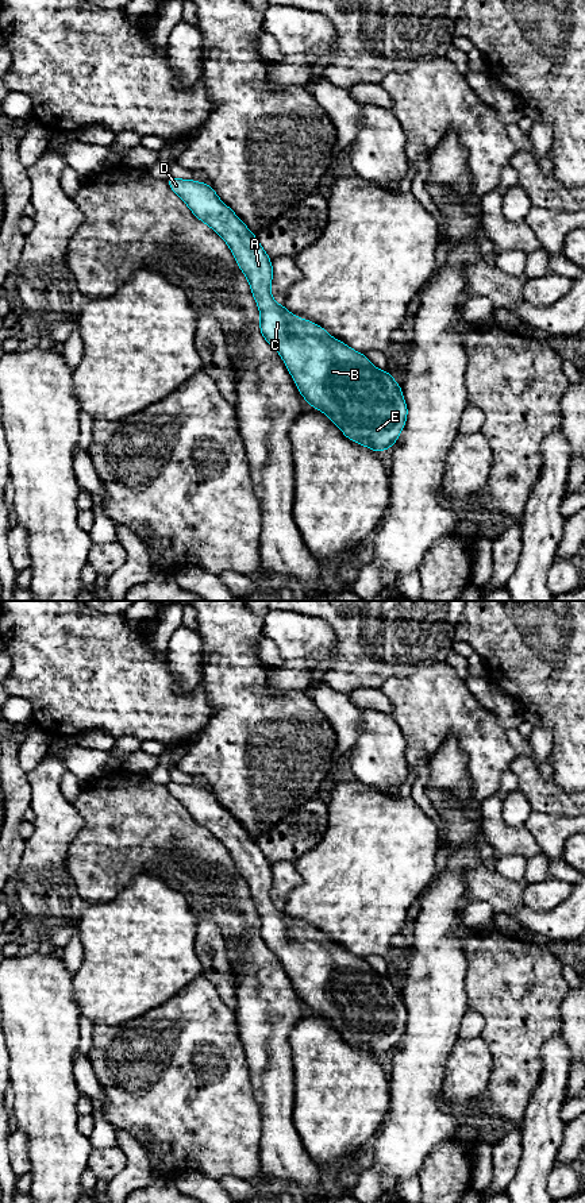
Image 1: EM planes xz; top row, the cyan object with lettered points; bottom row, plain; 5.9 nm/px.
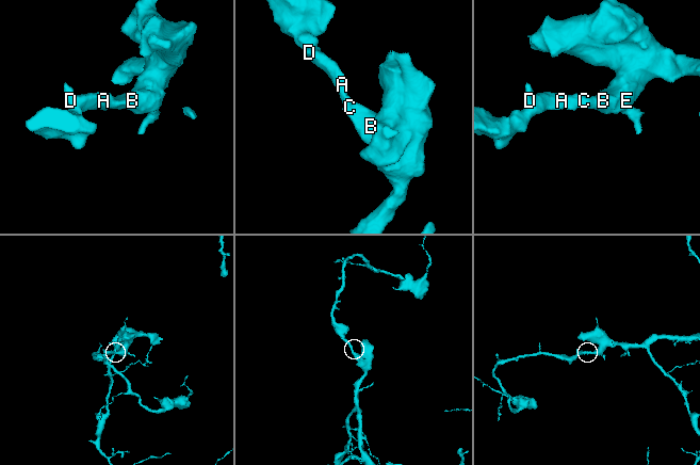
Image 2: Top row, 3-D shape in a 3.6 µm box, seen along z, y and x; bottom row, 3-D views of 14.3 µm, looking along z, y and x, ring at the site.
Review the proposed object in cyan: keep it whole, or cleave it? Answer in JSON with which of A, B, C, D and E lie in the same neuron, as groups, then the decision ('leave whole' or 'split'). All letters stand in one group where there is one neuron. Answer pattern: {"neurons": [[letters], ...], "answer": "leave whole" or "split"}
{"neurons": [["A", "B", "C", "D", "E"]], "answer": "leave whole"}

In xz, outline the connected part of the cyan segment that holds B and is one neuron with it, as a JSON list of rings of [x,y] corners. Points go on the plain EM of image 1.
[[[173,780],[166,787],[189,811],[190,817],[219,838],[230,852],[258,909],[262,942],[282,963],[301,1002],[313,1014],[326,1018],[351,1046],[365,1050],[377,1059],[392,1053],[405,1030],[408,1011],[403,1002],[401,991],[392,983],[390,976],[378,975],[365,959],[332,942],[323,932],[292,919],[284,910],[274,906],[270,898],[273,884],[272,864],[257,845],[257,841],[218,802],[211,790],[195,784],[180,784]]]

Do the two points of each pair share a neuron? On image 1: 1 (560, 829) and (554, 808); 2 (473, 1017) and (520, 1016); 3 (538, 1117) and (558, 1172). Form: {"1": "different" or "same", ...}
{"1": "different", "2": "different", "3": "different"}

